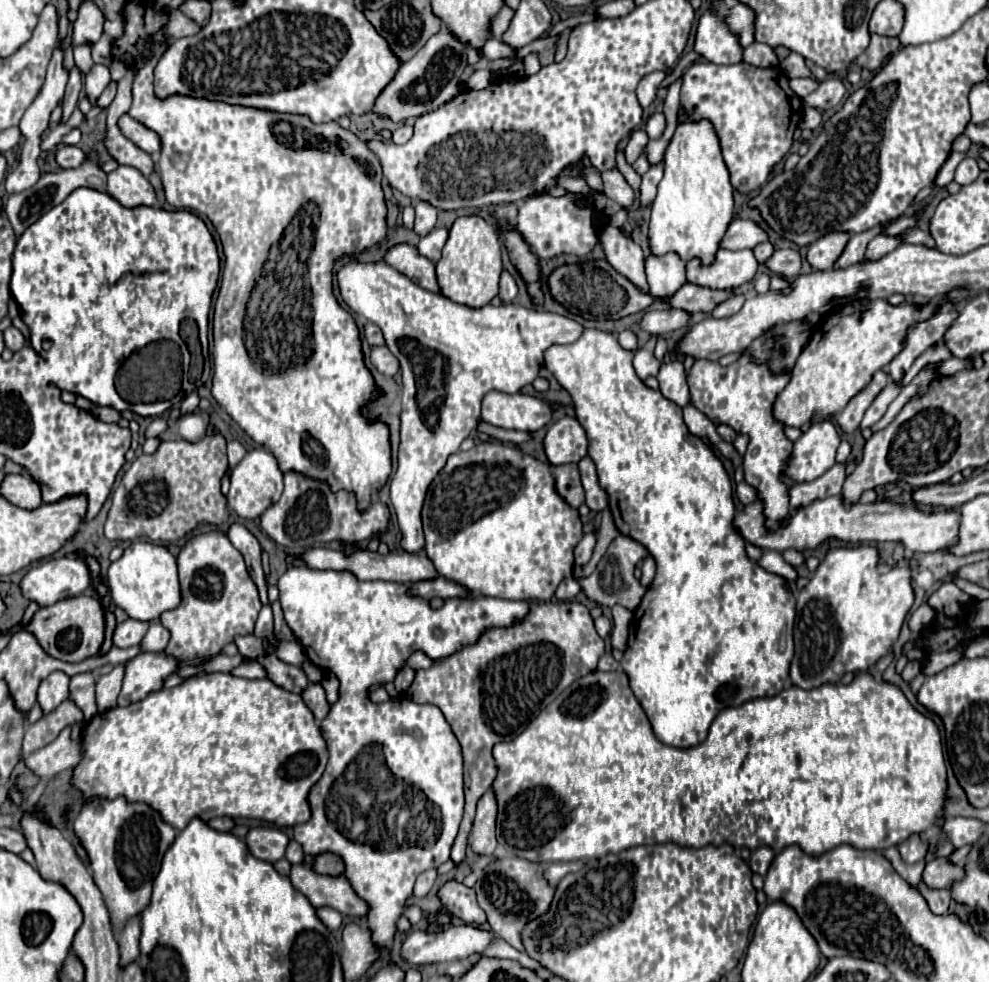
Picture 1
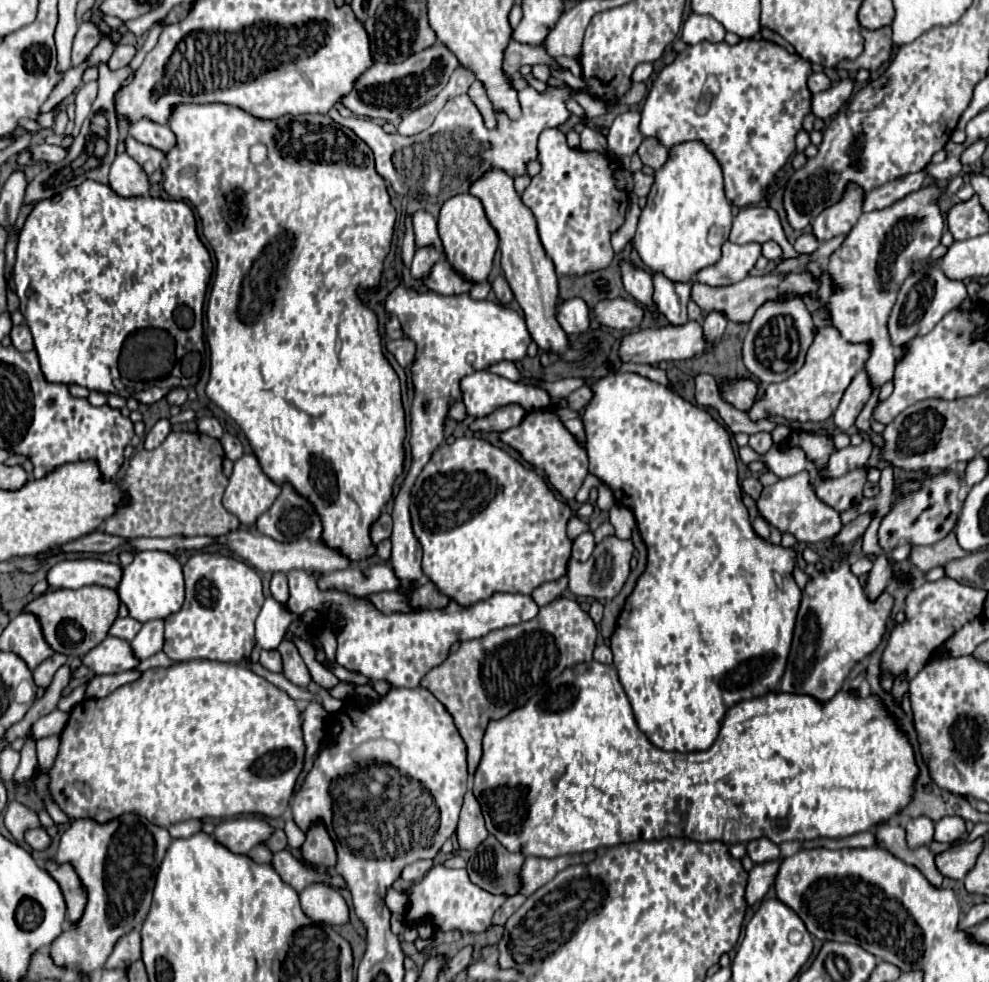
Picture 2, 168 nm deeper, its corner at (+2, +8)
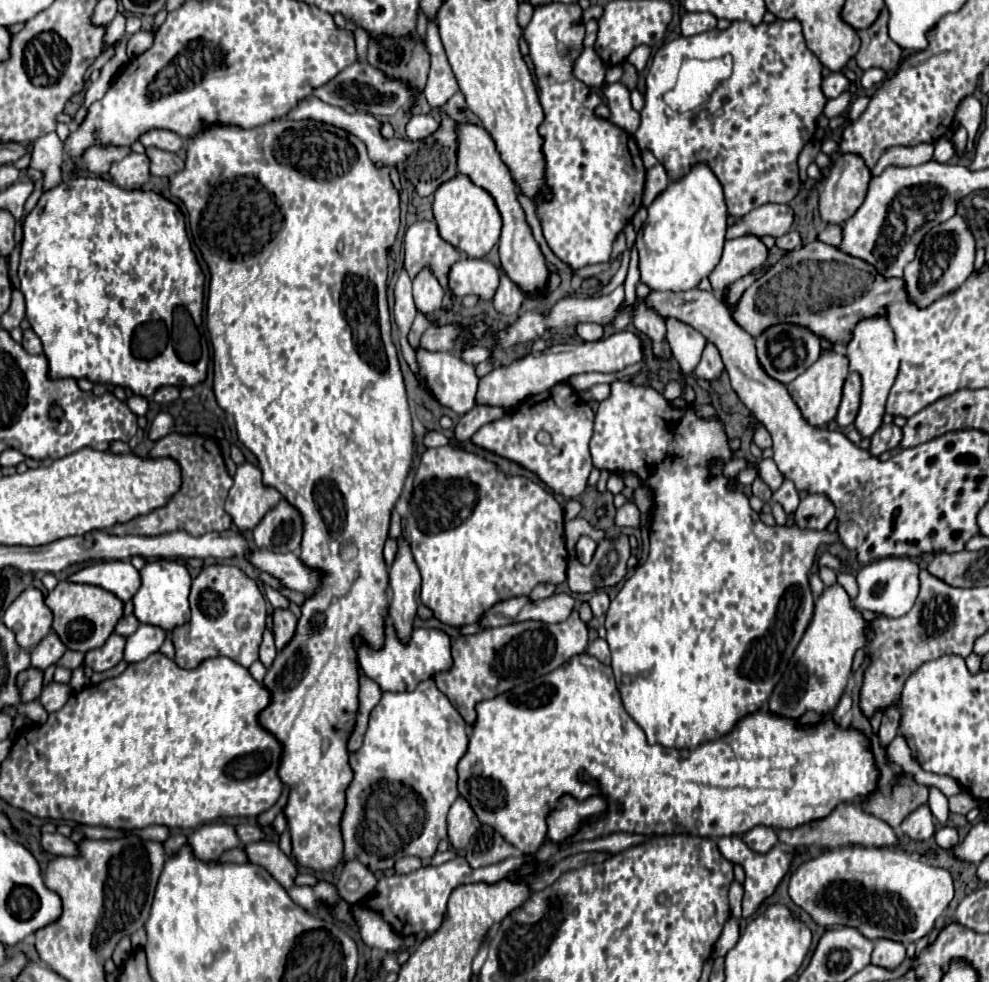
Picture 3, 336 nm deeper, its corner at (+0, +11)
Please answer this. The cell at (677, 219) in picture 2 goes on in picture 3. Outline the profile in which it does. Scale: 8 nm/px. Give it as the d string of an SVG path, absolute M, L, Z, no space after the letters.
M696 164L682 180L670 182L666 192L662 192L648 208L648 218L636 236L636 248L640 254L638 270L640 282L652 290L692 290L700 284L702 278L708 278L710 272L716 268L722 256L724 234L726 234L726 202L722 194L722 186L714 172L706 164Z

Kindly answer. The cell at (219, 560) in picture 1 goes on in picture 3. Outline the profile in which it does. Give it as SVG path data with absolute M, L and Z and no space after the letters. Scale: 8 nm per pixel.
M206 566L192 582L190 608L190 622L172 632L176 664L180 668L198 668L214 656L232 658L244 668L258 660L258 646L266 628L266 600L258 584L244 576L242 570L236 566Z

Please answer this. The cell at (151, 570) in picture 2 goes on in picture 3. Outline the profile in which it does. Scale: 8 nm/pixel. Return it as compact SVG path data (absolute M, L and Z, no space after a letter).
M148 562L144 570L140 572L142 576L142 586L134 596L134 616L142 624L152 624L158 628L164 628L166 632L172 632L172 628L186 624L190 616L190 606L188 606L188 594L190 594L190 584L192 578L188 574L188 568L180 562Z

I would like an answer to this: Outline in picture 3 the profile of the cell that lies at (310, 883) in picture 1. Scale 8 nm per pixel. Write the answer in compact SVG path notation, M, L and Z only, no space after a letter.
M252 842L252 844L246 844L244 846L244 852L248 856L248 862L266 868L272 874L272 878L278 884L282 884L286 890L294 886L296 866L278 848L276 842Z

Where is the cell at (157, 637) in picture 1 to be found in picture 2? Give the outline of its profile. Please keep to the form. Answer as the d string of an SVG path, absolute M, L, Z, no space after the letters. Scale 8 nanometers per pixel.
M162 619L146 621L140 633L130 641L130 645L138 659L148 659L154 653L158 653L164 645L164 621Z

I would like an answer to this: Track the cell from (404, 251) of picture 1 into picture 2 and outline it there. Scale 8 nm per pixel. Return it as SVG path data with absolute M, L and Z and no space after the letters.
M436 261L434 267L428 271L428 275L422 279L424 287L442 293L442 295L460 295L468 293L472 283L464 281L446 261Z

